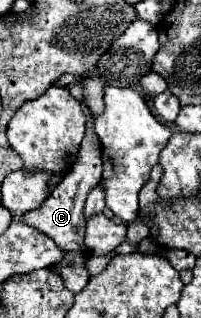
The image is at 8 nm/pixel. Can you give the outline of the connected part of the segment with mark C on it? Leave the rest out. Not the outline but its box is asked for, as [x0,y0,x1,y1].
[25,114,101,292]

